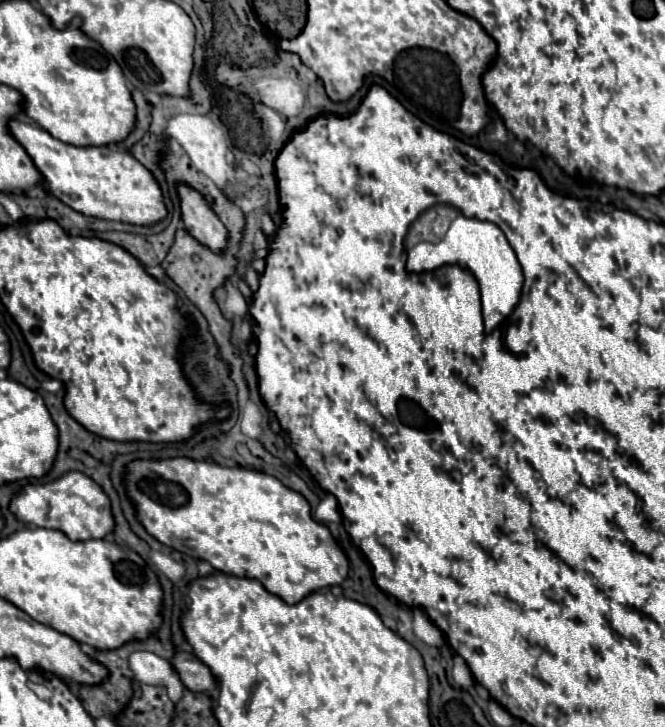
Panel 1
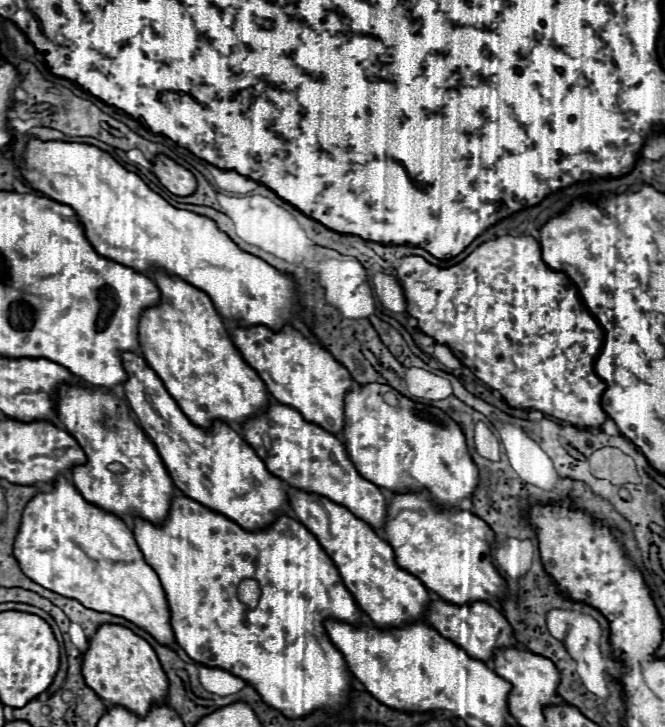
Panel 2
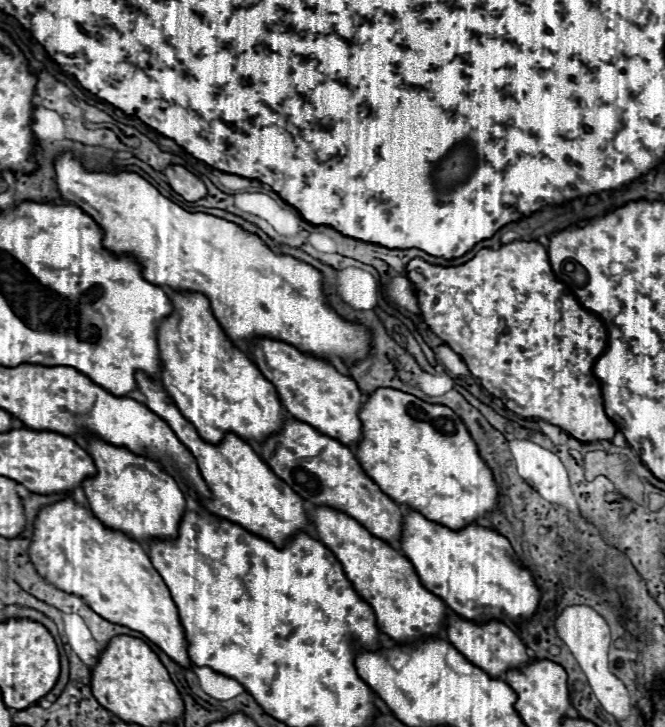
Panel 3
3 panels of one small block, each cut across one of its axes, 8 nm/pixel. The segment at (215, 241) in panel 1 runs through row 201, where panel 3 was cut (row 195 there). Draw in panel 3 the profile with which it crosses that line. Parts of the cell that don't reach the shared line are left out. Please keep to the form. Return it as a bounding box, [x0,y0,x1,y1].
[164,164,206,202]

